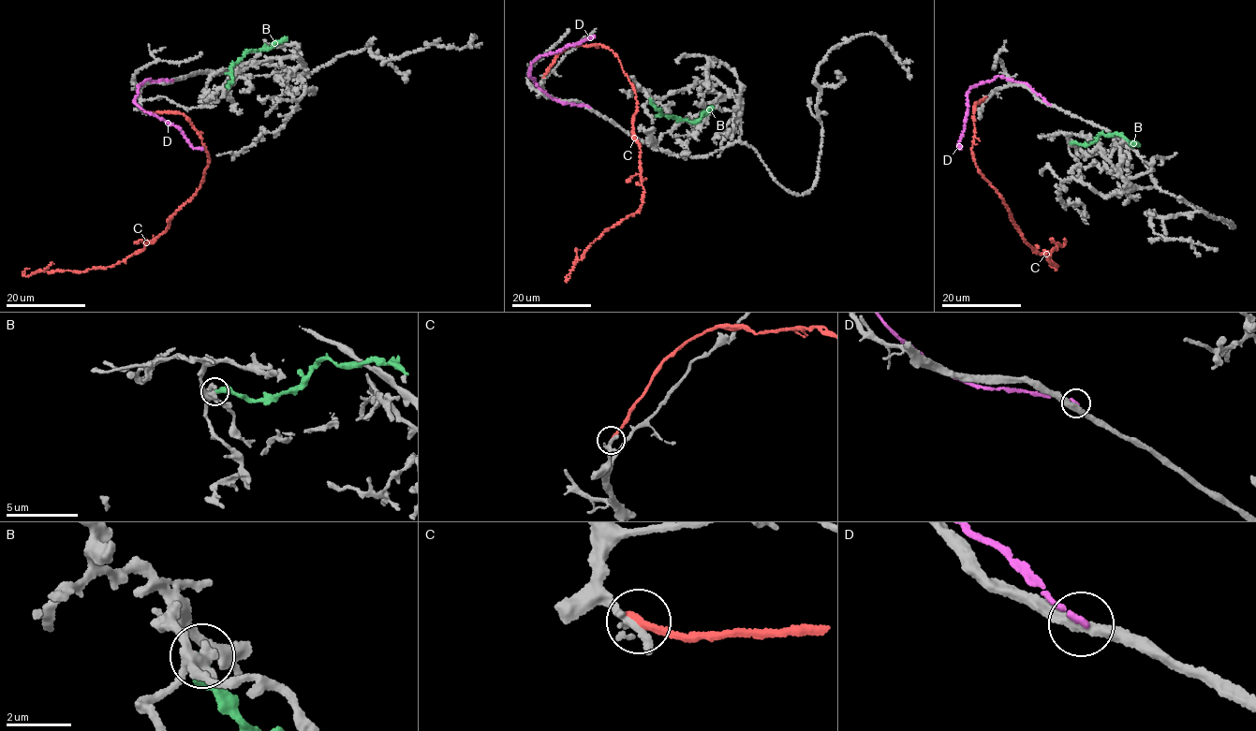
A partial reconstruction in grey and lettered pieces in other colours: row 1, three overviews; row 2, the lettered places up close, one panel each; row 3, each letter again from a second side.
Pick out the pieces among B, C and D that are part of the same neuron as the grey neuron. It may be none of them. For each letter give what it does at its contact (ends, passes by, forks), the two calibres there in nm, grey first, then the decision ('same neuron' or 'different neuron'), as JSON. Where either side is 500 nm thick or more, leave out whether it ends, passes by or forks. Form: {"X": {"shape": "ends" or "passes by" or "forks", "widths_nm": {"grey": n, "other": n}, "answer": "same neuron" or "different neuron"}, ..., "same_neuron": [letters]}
{"B": {"shape": "ends", "widths_nm": {"grey": 280, "other": 420}, "answer": "different neuron"}, "C": {"shape": "ends", "widths_nm": {"grey": 340, "other": 240}, "answer": "different neuron"}, "D": {"shape": "ends", "widths_nm": {"grey": 340, "other": 180}, "answer": "different neuron"}, "same_neuron": []}

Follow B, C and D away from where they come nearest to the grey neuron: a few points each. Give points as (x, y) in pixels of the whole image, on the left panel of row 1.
B: (228, 86), (232, 63), (240, 62), (247, 52), (268, 49), (284, 41)
C: (144, 110), (180, 112), (199, 136), (209, 162), (195, 195), (167, 229), (109, 267), (25, 275), (29, 268)
D: (173, 80), (146, 80), (138, 85), (135, 100), (152, 115), (173, 124), (191, 145), (202, 149)

